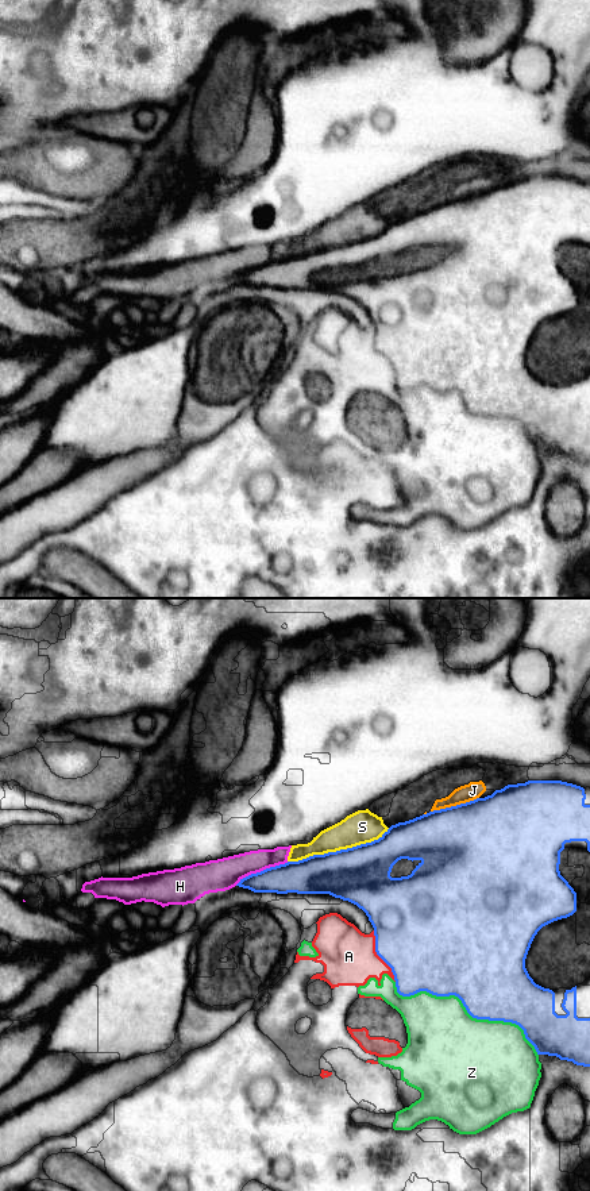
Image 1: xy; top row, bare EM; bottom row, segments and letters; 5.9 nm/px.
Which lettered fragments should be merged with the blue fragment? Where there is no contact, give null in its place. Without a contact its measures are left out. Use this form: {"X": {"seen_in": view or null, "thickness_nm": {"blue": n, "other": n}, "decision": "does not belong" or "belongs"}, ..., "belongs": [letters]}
{"A": {"seen_in": "xy", "thickness_nm": {"blue": 480, "other": 320}, "decision": "does not belong"}, "H": {"seen_in": "xy", "thickness_nm": {"blue": 200, "other": 190}, "decision": "does not belong"}, "J": {"seen_in": "xy", "thickness_nm": {"blue": 500, "other": 100}, "decision": "does not belong"}, "S": {"seen_in": "xy", "thickness_nm": {"blue": 340, "other": 200}, "decision": "does not belong"}, "Z": {"seen_in": "xy", "thickness_nm": {"blue": 460, "other": 460}, "decision": "does not belong"}, "belongs": []}

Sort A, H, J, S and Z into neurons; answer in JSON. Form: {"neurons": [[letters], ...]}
{"neurons": [["A", "Z"], ["H", "J", "S"]]}

